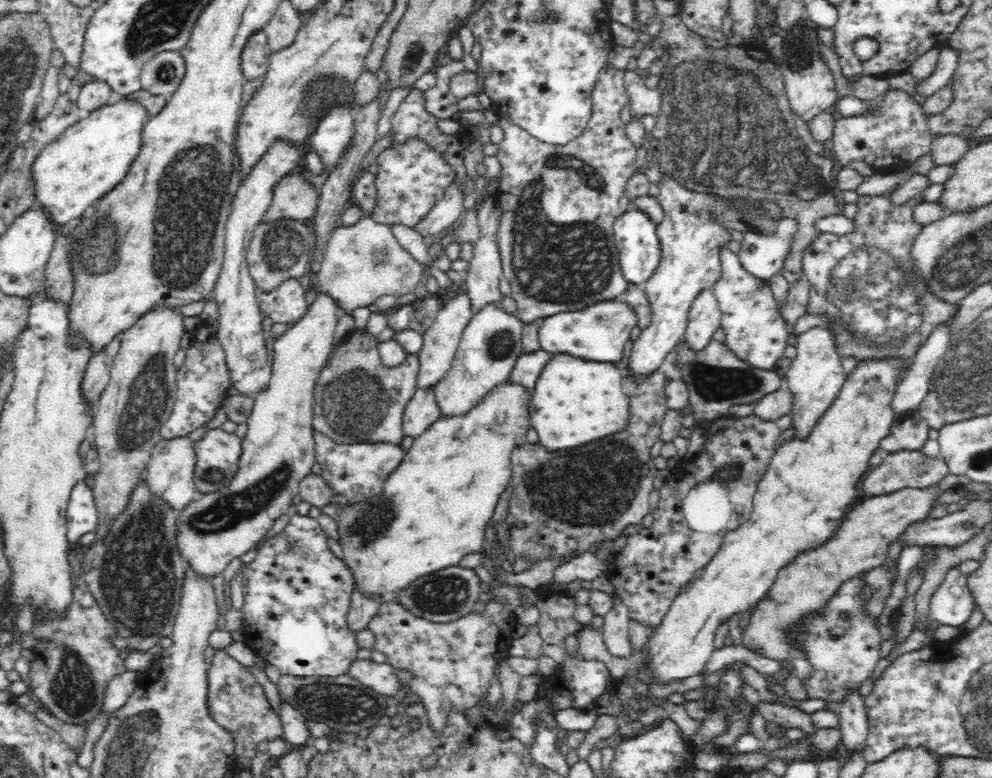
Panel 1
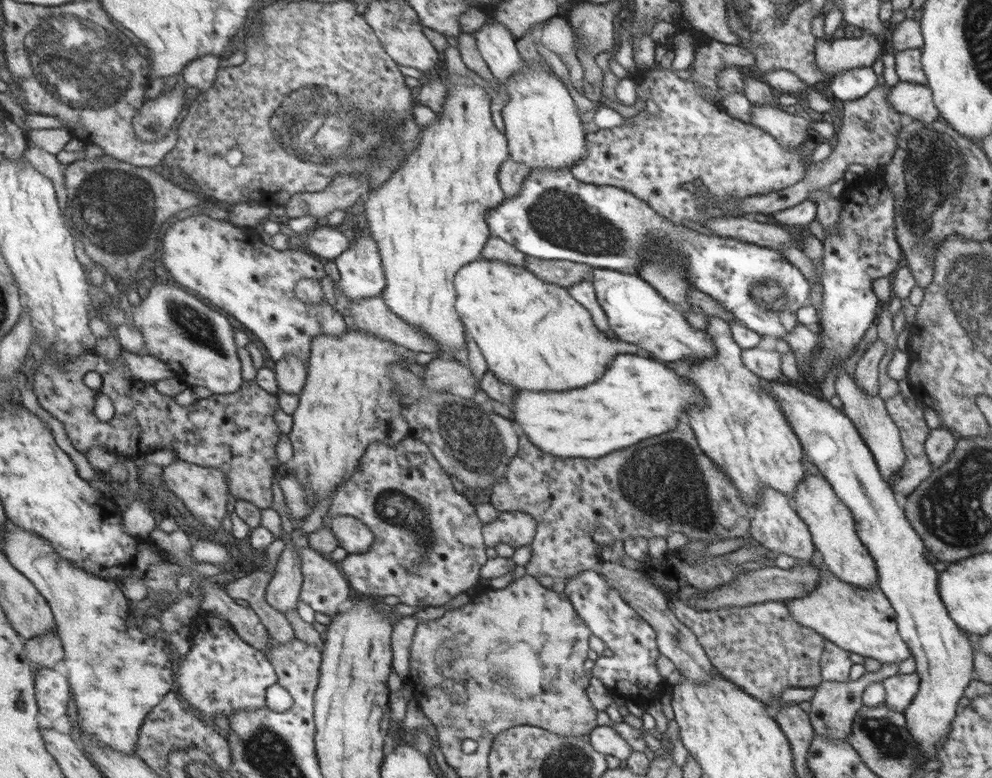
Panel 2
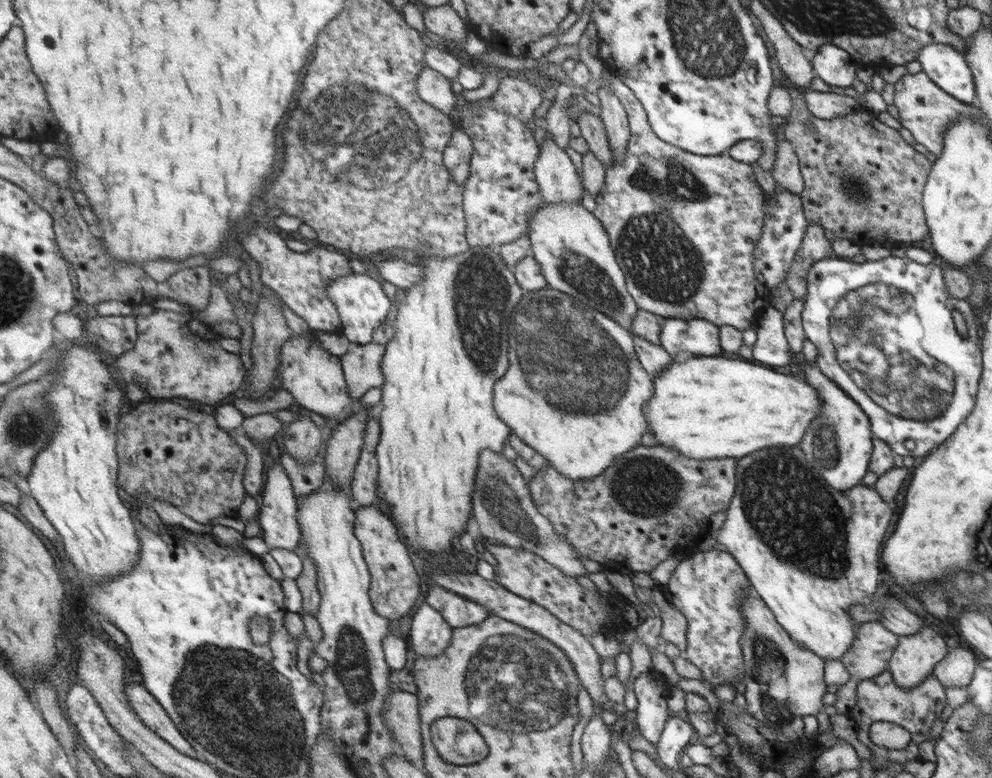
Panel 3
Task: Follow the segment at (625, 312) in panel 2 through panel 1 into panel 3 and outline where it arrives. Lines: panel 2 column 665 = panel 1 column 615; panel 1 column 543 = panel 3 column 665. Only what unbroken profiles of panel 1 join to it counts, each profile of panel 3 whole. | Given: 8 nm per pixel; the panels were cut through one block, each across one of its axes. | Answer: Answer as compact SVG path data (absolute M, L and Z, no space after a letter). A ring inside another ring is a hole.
M668 318L660 330L660 346L673 357L681 350L696 356L720 356L720 328L708 319Z

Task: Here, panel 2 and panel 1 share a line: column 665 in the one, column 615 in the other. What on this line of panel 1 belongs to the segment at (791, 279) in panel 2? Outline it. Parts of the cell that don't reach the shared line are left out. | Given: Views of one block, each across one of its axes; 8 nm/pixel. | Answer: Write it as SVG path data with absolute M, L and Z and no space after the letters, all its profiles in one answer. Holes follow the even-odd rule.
M634 207L620 213L613 222L613 235L618 249L619 263L622 274L629 284L645 284L658 268L662 249L656 234L657 226L658 224L648 217L644 210Z

